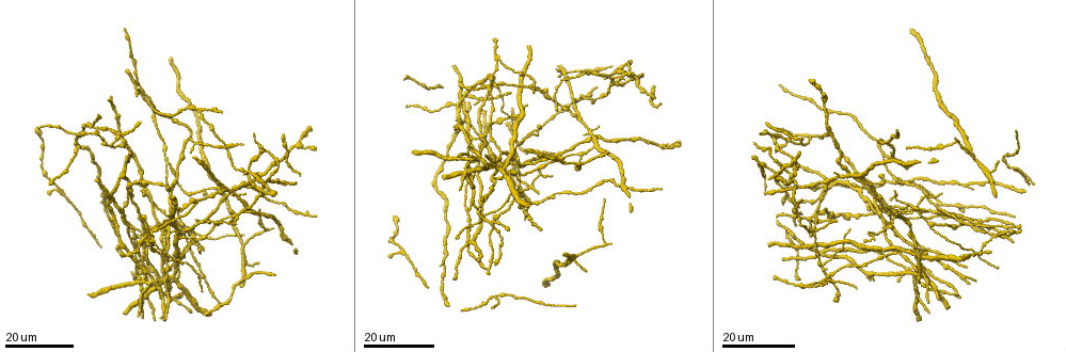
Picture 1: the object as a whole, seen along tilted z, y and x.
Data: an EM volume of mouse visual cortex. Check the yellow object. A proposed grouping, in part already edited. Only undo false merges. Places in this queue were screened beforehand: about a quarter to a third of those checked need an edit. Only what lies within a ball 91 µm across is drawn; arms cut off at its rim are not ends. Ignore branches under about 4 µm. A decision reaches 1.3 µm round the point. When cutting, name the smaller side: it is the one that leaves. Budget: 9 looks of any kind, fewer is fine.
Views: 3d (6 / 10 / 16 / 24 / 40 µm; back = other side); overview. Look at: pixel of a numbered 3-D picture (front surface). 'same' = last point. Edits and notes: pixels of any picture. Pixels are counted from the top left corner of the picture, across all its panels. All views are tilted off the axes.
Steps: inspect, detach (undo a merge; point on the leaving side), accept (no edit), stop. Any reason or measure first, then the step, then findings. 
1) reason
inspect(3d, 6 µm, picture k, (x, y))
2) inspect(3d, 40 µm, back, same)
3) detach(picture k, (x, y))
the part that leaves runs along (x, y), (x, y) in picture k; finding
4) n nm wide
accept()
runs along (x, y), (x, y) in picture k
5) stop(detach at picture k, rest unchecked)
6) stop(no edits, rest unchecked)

a fork
inspect(3d, 16 µm, picture 1, (491, 222))

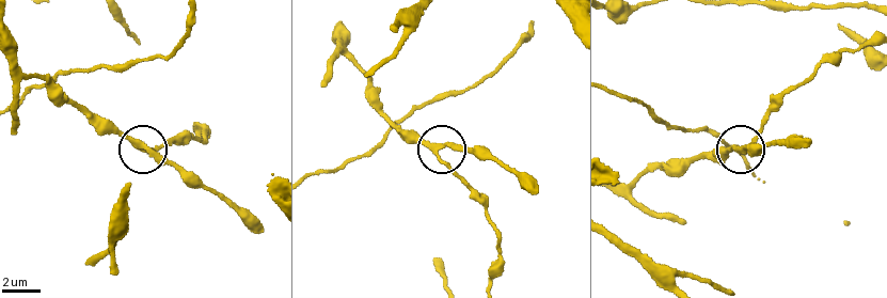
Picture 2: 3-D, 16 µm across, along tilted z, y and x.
inspect(3d, 10 µm, picture 2, (137, 144))

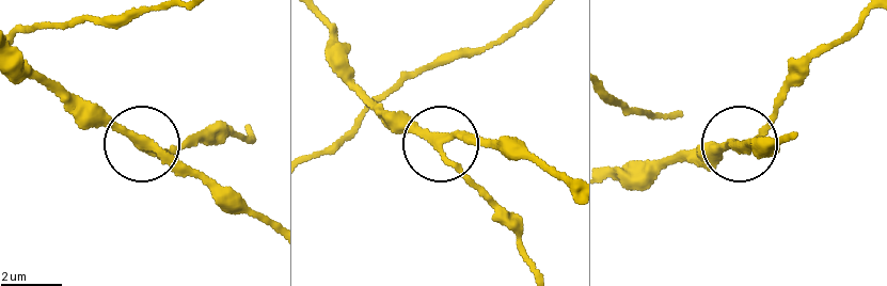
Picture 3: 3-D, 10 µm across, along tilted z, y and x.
3 arms
accept()
all the same neuron

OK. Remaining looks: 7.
four or more arms meet
inspect(3d, 16 µm, picture 1, (932, 227))

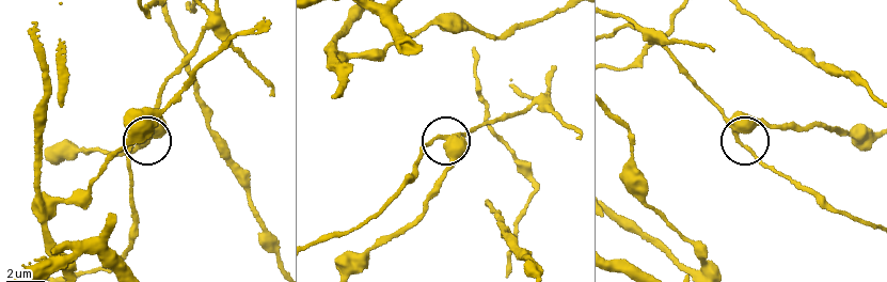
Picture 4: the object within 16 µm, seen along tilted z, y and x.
inspect(3d, 6 µm, picture 4, (447, 146))

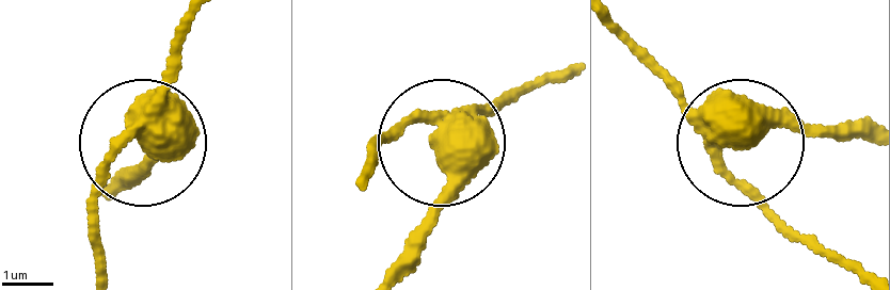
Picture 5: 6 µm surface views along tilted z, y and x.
other side
inspect(3d, 6 µm, back, picture 5, (140, 131))

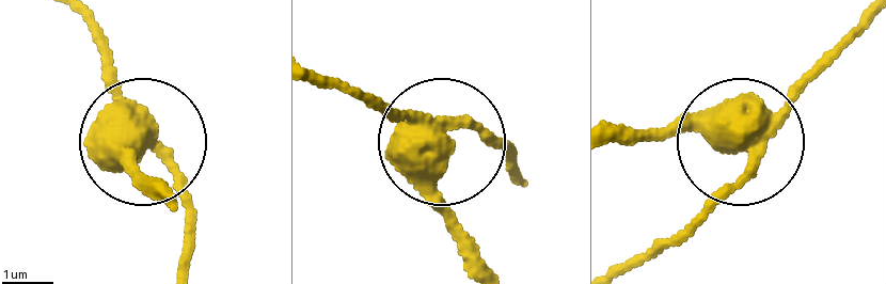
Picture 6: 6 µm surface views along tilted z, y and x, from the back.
450 nm wide
detach(picture 6, (104, 60))
the part that leaves runs along (768, 131), (871, 18) in picture 6; two neurons meet here

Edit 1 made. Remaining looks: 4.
redraw
inspect(overview)

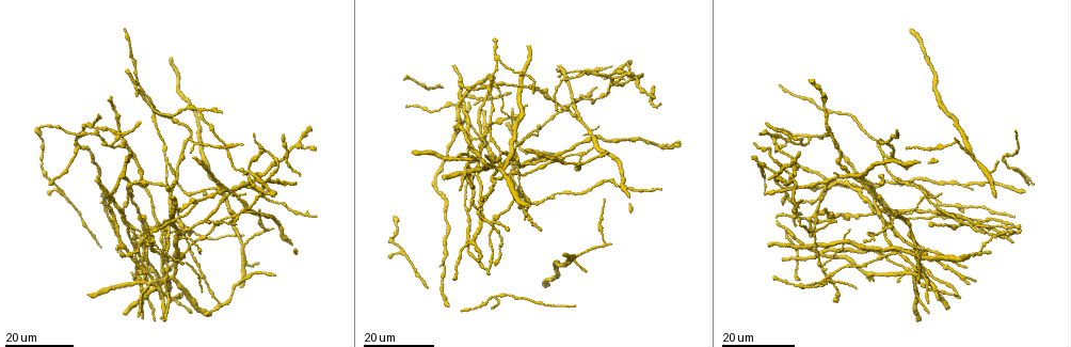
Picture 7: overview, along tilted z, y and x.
a fork
inspect(3d, 24 µm, picture 7, (243, 211))

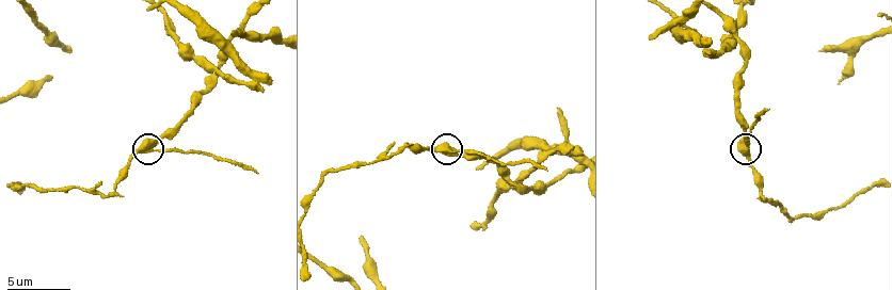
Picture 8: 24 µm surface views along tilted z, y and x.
inspect(3d, 6 µm, picture 8, (451, 151))

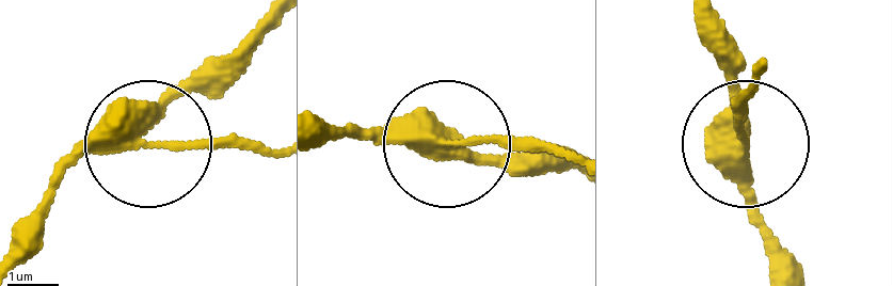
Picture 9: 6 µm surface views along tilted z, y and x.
inspect(3d, 6 µm, back, picture 9, (144, 131))

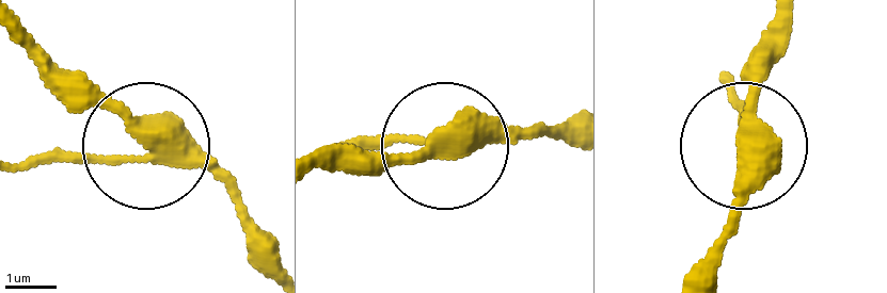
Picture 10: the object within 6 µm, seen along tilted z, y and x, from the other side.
3 arms
detach(picture 10, (94, 161))
the part that leaves runs along (171, 165), (59, 151), (18, 164) in picture 10; two neurons meet here

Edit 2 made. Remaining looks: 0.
stop(detach at picture 6, detach at picture 10, rest unchecked)

